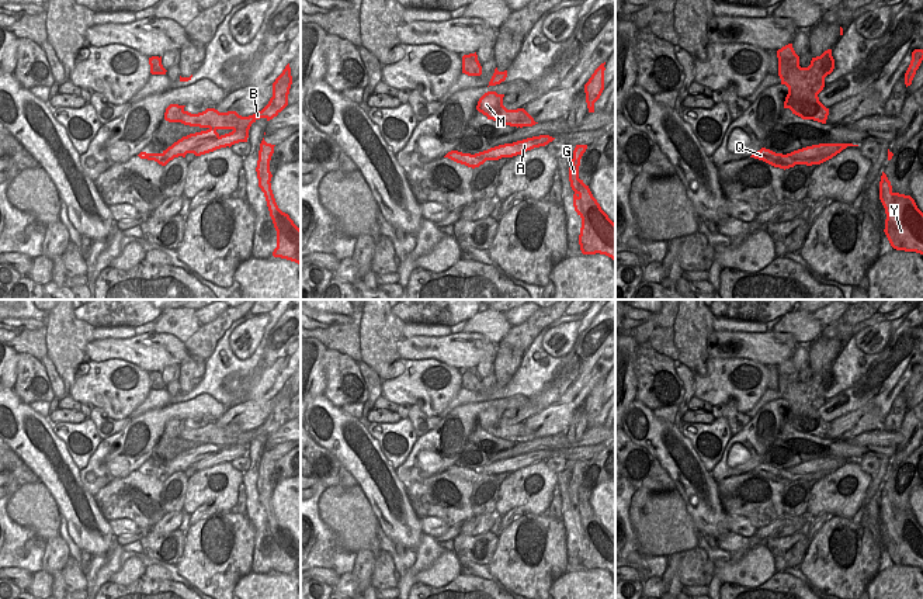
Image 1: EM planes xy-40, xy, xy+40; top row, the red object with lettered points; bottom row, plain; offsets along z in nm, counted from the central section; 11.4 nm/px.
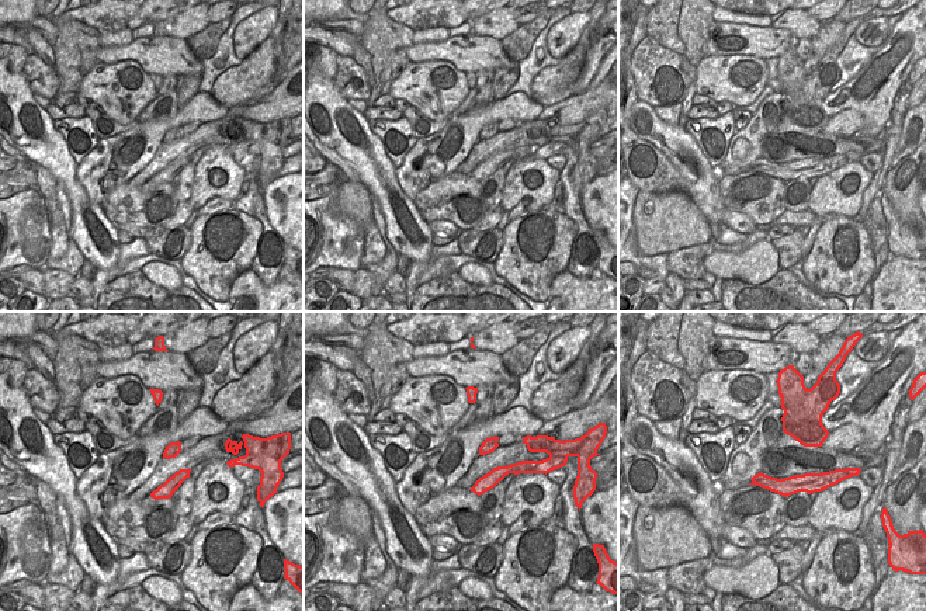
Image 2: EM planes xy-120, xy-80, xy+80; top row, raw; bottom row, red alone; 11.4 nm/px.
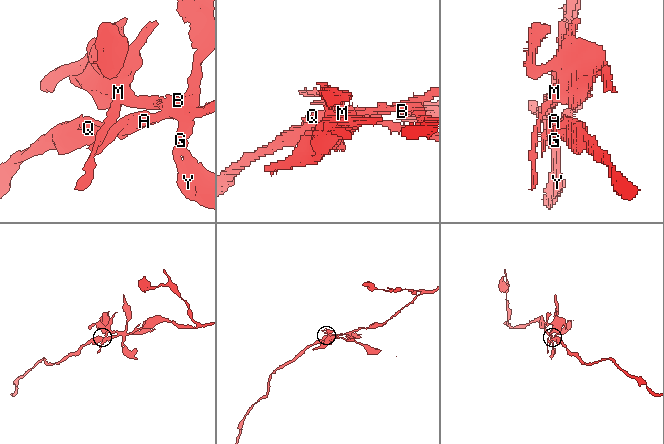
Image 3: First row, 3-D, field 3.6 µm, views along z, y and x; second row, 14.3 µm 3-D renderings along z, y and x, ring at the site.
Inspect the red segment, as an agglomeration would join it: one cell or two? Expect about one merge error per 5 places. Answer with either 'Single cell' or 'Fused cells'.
Fused cells.

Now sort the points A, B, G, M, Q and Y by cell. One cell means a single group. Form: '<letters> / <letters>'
A B G M Y / Q

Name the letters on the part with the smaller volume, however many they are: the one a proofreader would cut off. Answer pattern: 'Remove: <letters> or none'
Remove: Q

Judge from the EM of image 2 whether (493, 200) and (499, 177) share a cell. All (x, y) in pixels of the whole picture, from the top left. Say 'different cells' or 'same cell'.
same cell

